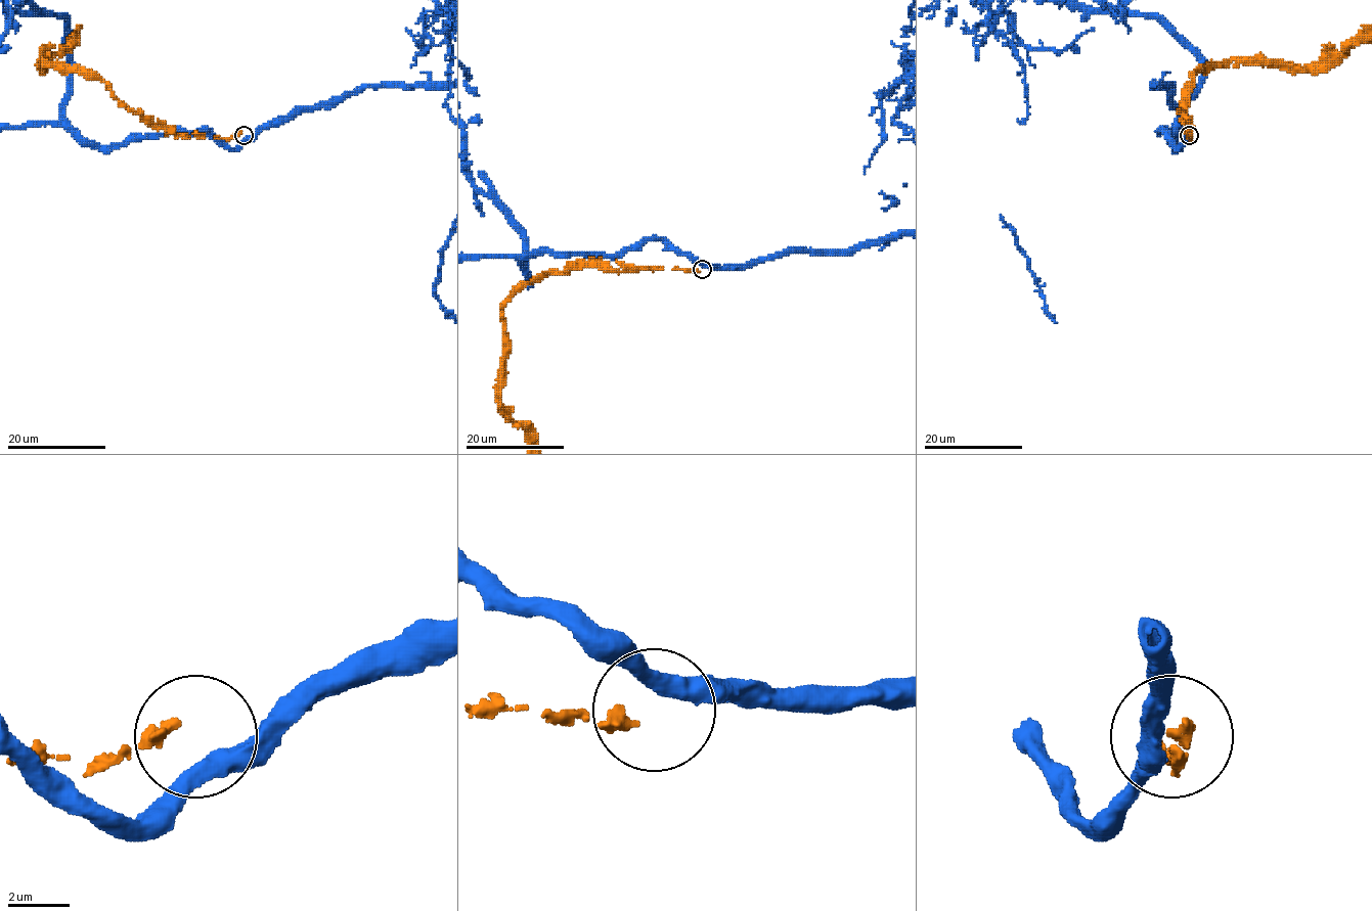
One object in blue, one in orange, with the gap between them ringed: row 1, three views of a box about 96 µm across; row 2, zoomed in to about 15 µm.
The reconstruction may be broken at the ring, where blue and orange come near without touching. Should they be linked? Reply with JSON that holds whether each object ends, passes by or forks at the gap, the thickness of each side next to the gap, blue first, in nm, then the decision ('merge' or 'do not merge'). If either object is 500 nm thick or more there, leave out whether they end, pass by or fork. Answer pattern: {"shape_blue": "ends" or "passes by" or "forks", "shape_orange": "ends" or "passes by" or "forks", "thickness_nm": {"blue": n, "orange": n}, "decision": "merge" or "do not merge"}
{"shape_blue": "passes by", "shape_orange": "ends", "thickness_nm": {"blue": 480, "orange": 300}, "decision": "do not merge"}

